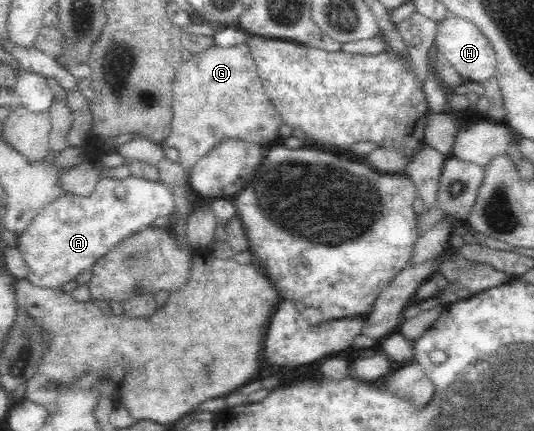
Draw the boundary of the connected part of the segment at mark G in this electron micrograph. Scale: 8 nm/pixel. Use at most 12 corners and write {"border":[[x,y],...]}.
{"border":[[246,44],[213,45],[172,82],[187,174],[228,138],[267,145],[283,119]]}

